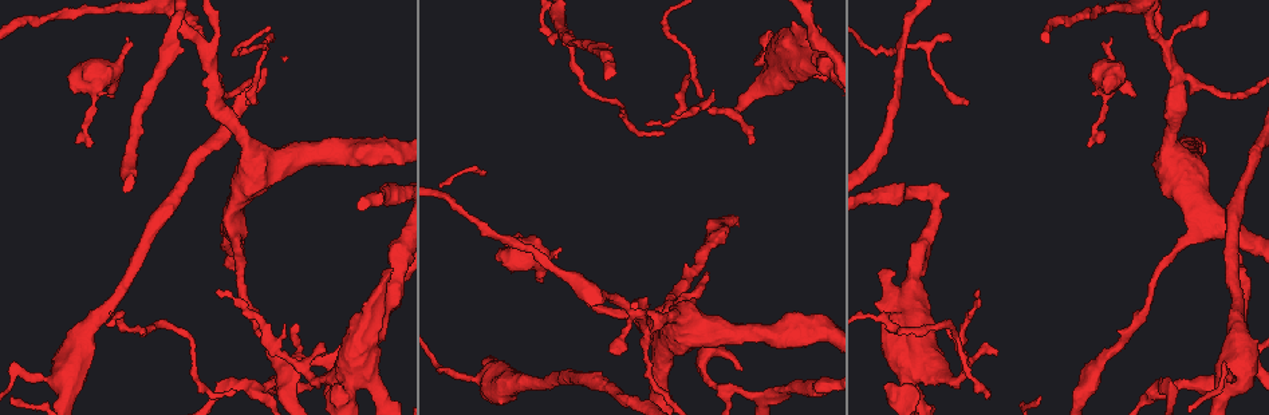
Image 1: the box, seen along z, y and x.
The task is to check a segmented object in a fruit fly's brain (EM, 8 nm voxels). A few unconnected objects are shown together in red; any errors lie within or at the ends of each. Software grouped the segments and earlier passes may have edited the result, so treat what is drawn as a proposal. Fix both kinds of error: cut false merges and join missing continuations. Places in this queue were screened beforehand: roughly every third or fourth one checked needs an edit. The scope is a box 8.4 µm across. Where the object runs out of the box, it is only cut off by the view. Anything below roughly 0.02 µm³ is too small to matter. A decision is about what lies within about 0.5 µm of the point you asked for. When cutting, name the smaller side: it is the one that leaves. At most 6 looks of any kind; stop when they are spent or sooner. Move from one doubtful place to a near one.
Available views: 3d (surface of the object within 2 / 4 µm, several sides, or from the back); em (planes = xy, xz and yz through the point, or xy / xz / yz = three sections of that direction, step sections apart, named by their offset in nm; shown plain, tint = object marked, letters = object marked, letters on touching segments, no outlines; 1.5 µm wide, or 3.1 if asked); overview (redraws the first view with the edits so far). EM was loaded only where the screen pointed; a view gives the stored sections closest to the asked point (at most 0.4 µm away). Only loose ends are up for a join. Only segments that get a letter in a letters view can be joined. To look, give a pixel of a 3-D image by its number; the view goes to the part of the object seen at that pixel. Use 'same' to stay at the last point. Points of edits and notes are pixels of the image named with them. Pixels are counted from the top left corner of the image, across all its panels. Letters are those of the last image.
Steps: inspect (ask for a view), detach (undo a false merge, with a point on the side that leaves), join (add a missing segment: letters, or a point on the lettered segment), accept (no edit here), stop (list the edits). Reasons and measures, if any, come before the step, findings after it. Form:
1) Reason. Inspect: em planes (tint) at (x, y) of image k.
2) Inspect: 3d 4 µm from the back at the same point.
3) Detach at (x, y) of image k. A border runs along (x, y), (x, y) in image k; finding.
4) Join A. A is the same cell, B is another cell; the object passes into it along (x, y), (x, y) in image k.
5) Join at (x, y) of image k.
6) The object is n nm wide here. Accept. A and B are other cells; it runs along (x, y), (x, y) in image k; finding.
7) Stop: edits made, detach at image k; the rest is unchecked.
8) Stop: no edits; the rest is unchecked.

Abrupt turn. Inspect: 3d 2 µm at (202, 45) of image 1.

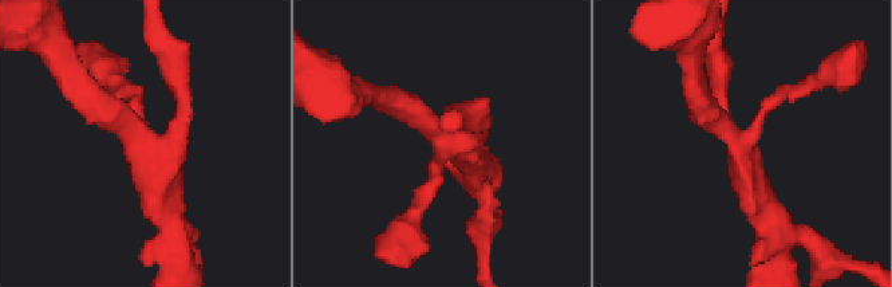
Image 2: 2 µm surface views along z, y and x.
Inspect: em yz step 4 (letters) at (444, 140) of image 2.

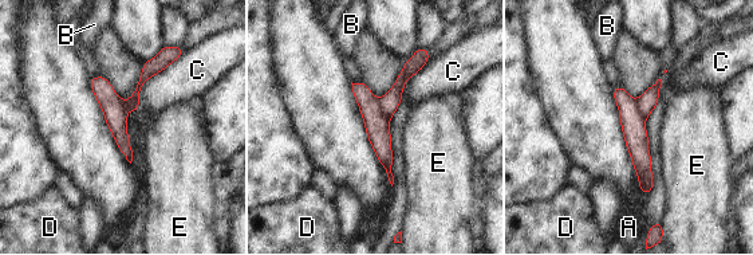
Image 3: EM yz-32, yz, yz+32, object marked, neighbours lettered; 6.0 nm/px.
The longest contact is with C, 700 nm. Detach at (389, 104) of image 3. A, B, C, D and E are other cells; a border runs along (377, 99), (381, 110), (389, 118) in image 3; a second neuron is stuck on.

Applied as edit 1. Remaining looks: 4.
Inspect: overview.

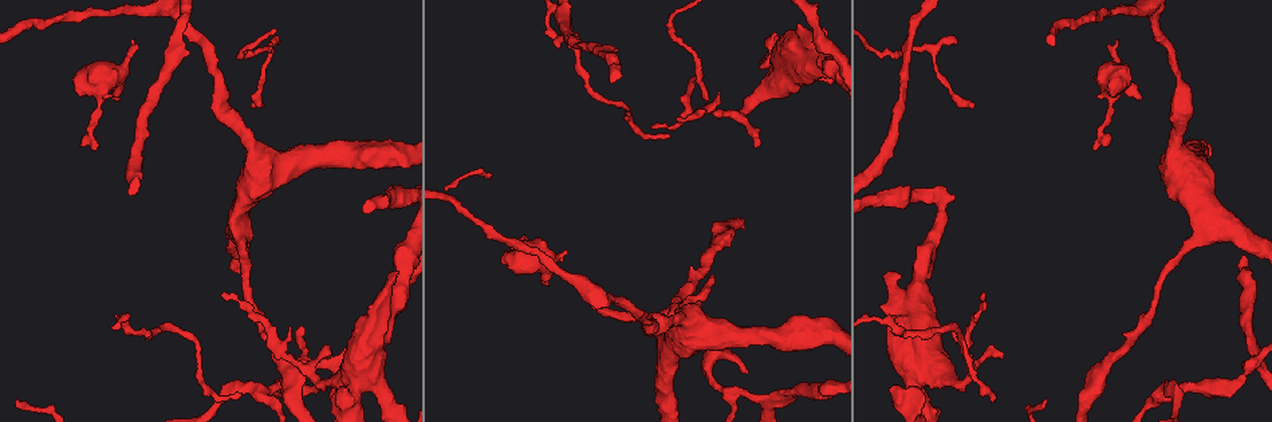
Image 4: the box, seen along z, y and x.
Tapers out. Inspect: em planes (letters) at (653, 128) of image 4.

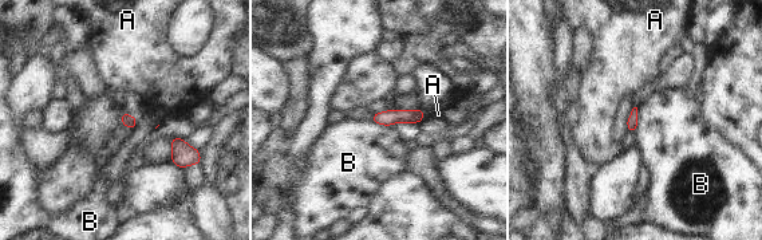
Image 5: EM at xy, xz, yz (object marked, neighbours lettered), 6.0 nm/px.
The longest contact is with B, 150 nm. Accept. A and B are other cells; it runs along (421, 114), (375, 118) in image 5; none of them fits.

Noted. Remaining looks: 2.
Branch stops here. Inspect: em xy step 8 (letters) at (747, 370) of image 4.

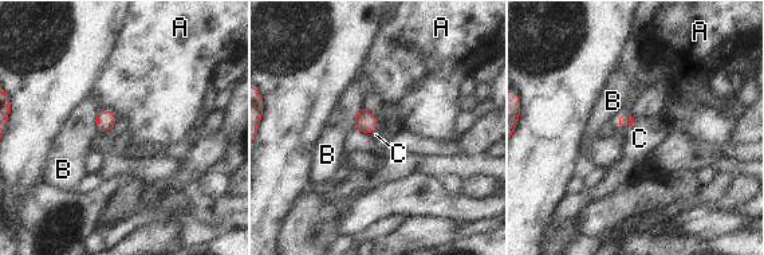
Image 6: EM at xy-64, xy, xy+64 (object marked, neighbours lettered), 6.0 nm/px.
Another direction. Inspect: em planes (letters) at the same point.

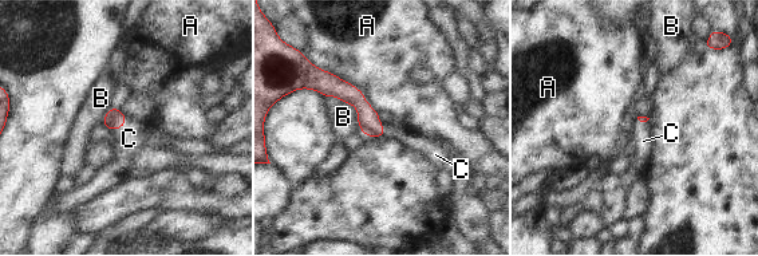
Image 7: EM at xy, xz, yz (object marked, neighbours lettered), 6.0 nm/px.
Join C. C is the same cell, A and B are other cells; the neuron continues.

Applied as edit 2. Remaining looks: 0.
Stop: edits made, detach at image 3, join at image 7; the rest is unchecked.

